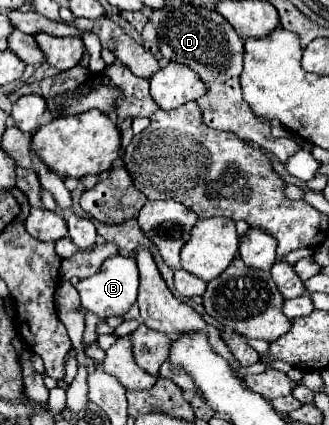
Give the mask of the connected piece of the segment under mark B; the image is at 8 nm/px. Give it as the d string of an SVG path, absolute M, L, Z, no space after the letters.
M113 255L105 259L101 269L93 277L83 279L75 285L75 289L81 295L81 305L105 319L111 315L125 315L129 307L137 301L137 287L139 287L139 273L135 259L131 255Z

